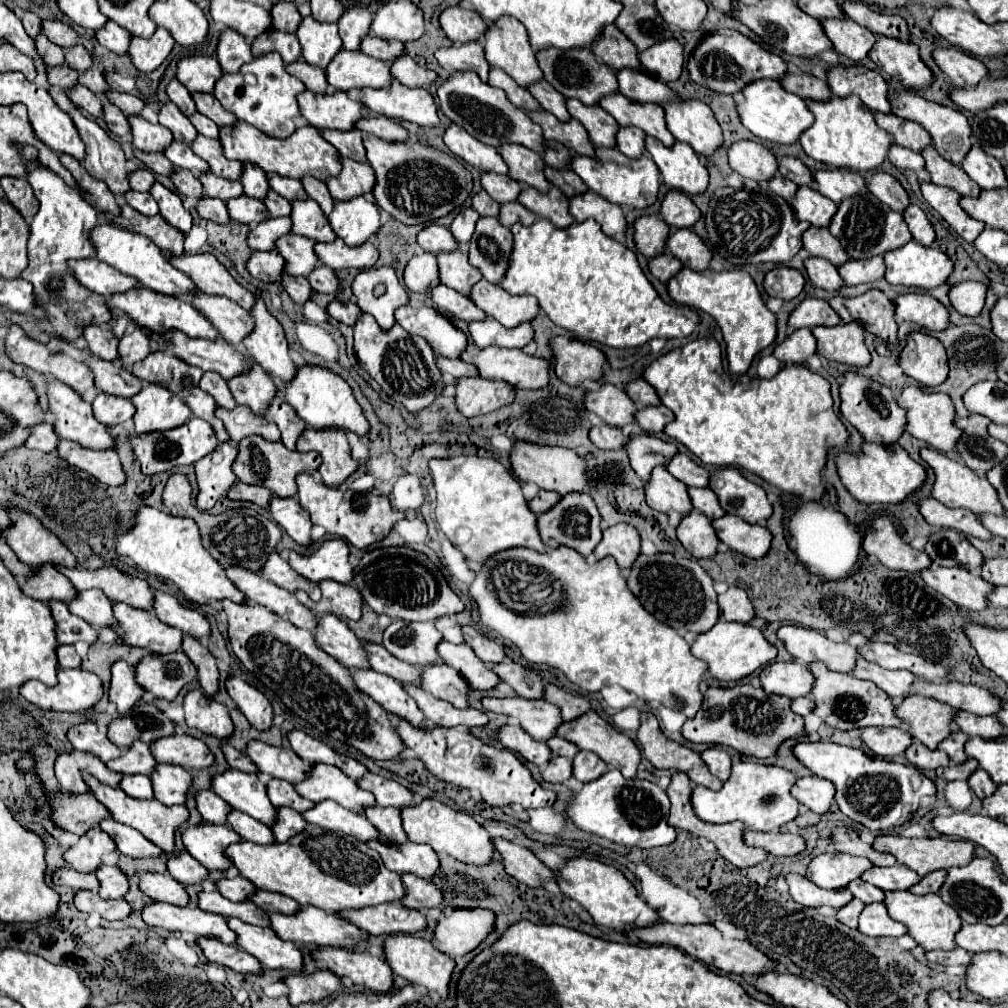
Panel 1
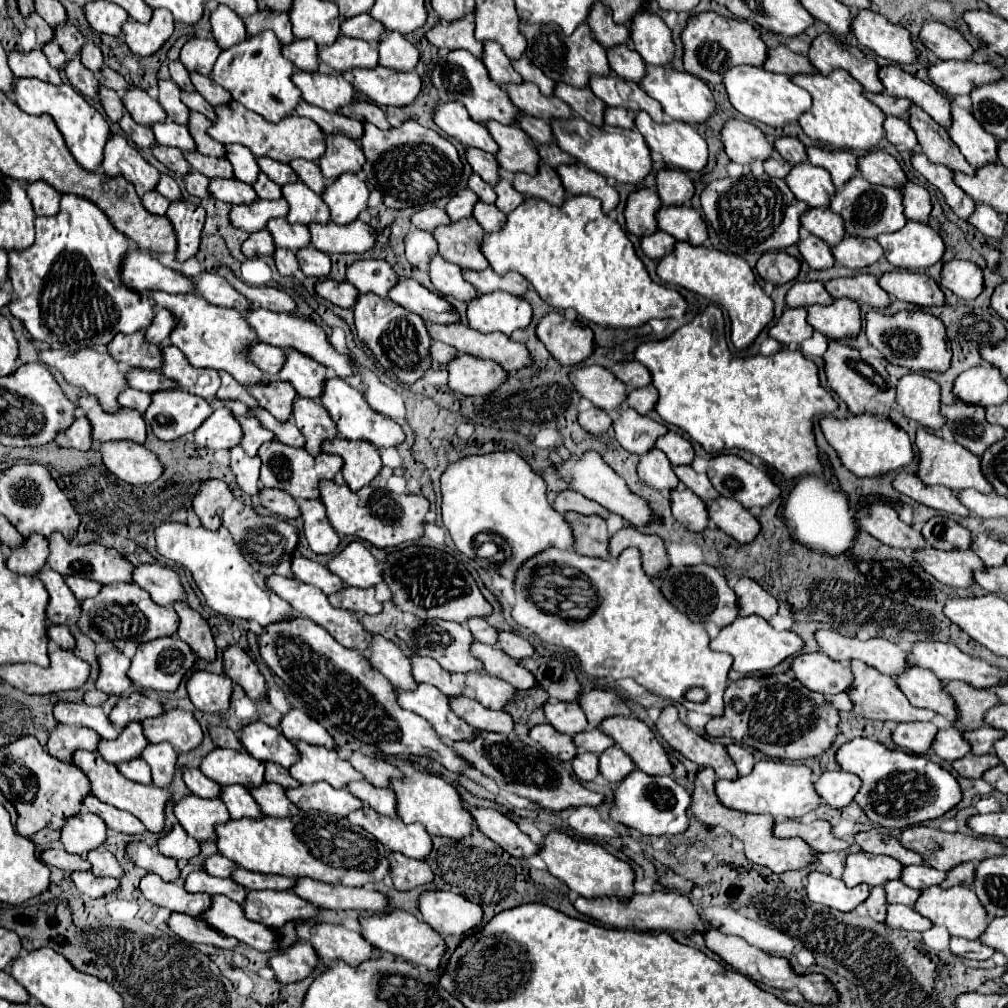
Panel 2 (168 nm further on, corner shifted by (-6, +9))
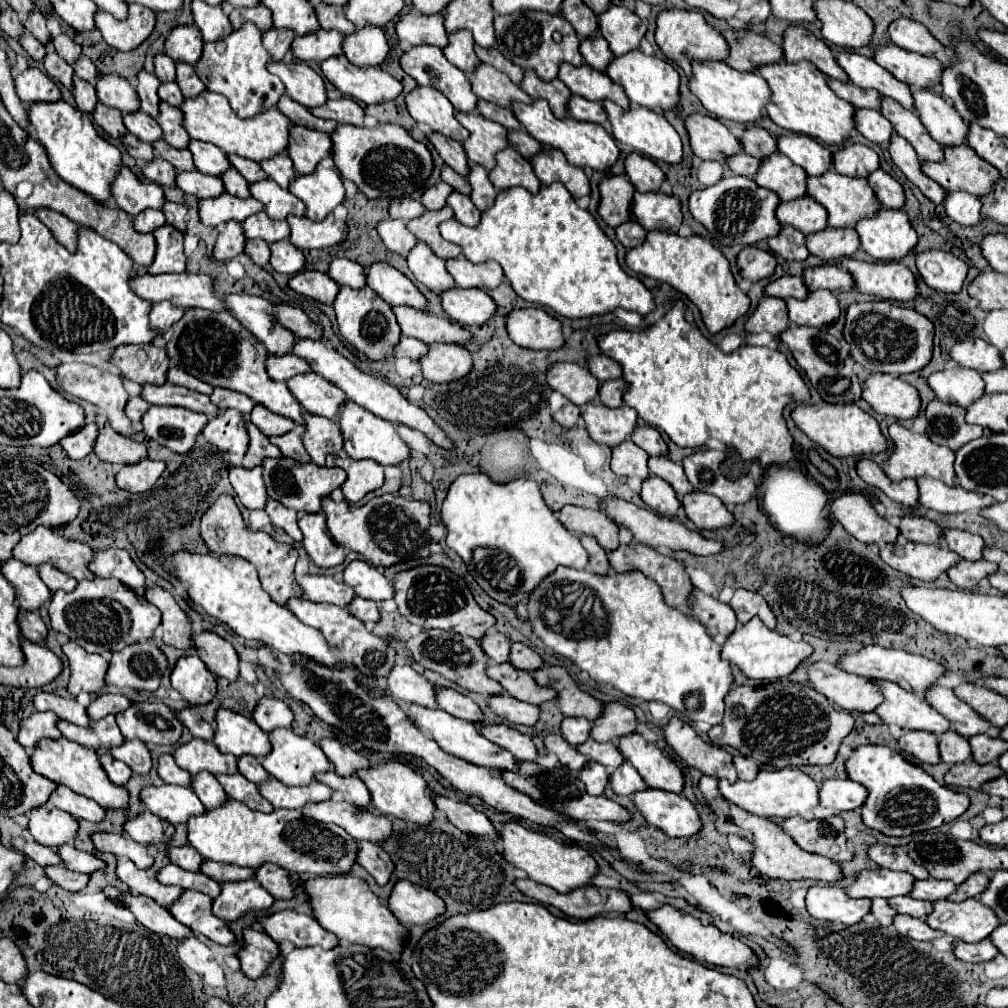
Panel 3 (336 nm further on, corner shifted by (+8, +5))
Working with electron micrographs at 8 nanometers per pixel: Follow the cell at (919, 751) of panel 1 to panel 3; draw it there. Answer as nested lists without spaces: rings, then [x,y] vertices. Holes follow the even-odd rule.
[[[957,732],[939,736],[939,752],[945,764],[959,764],[959,762],[967,762],[973,758],[969,740]]]

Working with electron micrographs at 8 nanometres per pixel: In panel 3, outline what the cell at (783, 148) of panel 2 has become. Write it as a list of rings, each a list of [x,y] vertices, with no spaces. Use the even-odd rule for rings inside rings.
[[[759,126],[745,128],[745,132],[739,138],[739,142],[741,142],[741,148],[747,154],[755,156],[755,158],[765,158],[765,156],[769,156],[769,154],[773,154],[777,150],[775,138],[767,130],[763,130]]]

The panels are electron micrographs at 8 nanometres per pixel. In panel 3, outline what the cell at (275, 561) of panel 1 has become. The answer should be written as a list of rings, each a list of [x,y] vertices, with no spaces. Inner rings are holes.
[[[297,576],[297,582],[301,584],[305,598],[311,602],[327,602],[347,608],[351,600],[355,598],[355,590],[347,586],[341,580],[335,580],[333,576]]]

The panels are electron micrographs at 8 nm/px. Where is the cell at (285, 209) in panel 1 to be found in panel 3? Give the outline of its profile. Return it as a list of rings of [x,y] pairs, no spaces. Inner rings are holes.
[[[229,168],[227,172],[223,172],[219,176],[223,180],[223,188],[225,192],[233,194],[233,196],[239,196],[239,198],[249,198],[249,184],[245,182],[245,178],[241,178],[241,174],[237,174],[237,170]]]

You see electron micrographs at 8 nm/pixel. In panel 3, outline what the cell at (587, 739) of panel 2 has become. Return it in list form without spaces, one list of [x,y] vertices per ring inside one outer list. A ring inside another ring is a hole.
[[[589,740],[589,742],[583,742],[581,746],[577,746],[577,750],[581,750],[581,754],[589,756],[591,760],[595,760],[595,762],[611,768],[611,770],[619,768],[625,762],[623,754],[617,748],[617,742],[603,742],[603,744],[599,744],[595,740]]]

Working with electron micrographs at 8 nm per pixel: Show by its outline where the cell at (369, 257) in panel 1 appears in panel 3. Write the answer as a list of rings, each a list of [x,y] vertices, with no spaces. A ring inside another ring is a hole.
[[[329,214],[321,222],[313,222],[305,216],[287,216],[287,222],[291,226],[291,244],[295,244],[301,250],[311,250],[311,248],[327,248],[347,234],[347,224],[343,220],[335,220],[333,214]]]

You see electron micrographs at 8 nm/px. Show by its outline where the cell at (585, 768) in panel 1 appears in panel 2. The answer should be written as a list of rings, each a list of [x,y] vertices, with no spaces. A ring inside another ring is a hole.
[[[611,746],[603,754],[599,754],[599,774],[611,784],[619,782],[619,778],[629,774],[631,770],[633,770],[633,762],[627,760],[627,754],[621,748]]]

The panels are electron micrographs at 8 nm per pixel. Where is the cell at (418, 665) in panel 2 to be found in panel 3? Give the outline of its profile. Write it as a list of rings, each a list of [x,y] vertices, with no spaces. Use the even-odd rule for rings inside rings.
[[[435,688],[437,690],[437,702],[439,702],[439,708],[447,710],[449,714],[453,714],[455,718],[461,718],[461,720],[469,720],[473,724],[483,724],[485,718],[483,718],[483,712],[481,708],[467,696],[455,692],[455,690],[449,690],[449,688]]]

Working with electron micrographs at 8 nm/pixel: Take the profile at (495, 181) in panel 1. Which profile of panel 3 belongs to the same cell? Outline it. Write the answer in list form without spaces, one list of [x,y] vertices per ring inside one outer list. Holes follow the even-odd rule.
[[[431,132],[431,134],[427,134],[427,138],[435,146],[435,150],[439,152],[439,156],[443,158],[443,162],[447,166],[451,166],[457,174],[467,176],[469,164],[467,164],[467,154],[465,154],[461,142],[453,140],[453,138],[447,138],[447,136],[439,134],[439,132]]]

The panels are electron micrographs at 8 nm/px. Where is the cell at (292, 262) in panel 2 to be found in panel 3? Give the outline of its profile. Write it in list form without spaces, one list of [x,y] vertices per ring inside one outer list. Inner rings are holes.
[[[251,238],[245,242],[245,254],[251,256],[251,260],[259,266],[269,264],[269,244],[261,238]]]

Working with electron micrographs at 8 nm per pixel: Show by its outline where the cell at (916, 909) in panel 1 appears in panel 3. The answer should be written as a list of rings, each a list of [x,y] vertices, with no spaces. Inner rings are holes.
[[[975,898],[961,904],[957,902],[935,902],[933,914],[925,920],[933,930],[941,930],[963,942],[981,942],[1001,924],[997,914]]]

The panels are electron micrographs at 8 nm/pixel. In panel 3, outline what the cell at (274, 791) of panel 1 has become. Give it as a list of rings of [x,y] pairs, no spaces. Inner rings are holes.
[[[245,754],[237,760],[237,768],[247,780],[251,780],[255,784],[259,784],[267,778],[267,770],[259,764],[259,760],[255,756],[249,756],[249,754]]]

